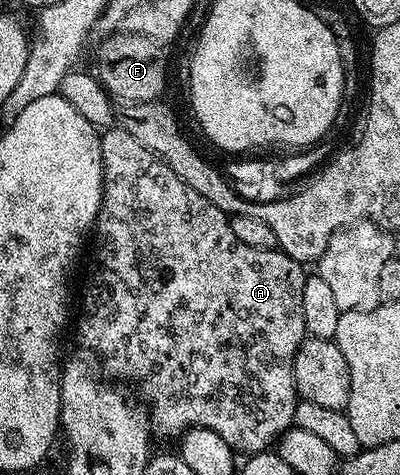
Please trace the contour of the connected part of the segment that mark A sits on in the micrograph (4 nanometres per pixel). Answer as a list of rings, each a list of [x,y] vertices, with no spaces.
[[[123,128],[105,129],[100,134],[100,147],[102,148],[102,164],[104,165],[104,198],[100,202],[100,211],[96,217],[96,225],[94,227],[96,251],[92,254],[92,267],[89,268],[88,279],[84,282],[84,295],[80,298],[80,323],[77,324],[76,330],[80,333],[81,340],[89,346],[85,347],[99,359],[105,371],[113,370],[120,378],[136,378],[137,384],[140,385],[140,394],[145,398],[143,401],[150,411],[151,429],[155,433],[157,430],[160,434],[177,434],[177,436],[180,436],[191,430],[194,426],[201,426],[202,428],[210,428],[210,432],[218,432],[218,436],[222,436],[222,440],[226,440],[226,444],[230,444],[233,451],[241,452],[240,450],[245,450],[243,453],[248,456],[267,451],[271,447],[268,445],[271,442],[273,445],[281,434],[285,434],[287,430],[293,429],[296,421],[298,395],[296,393],[296,385],[294,384],[294,356],[306,337],[306,320],[302,313],[302,288],[304,287],[306,277],[305,267],[301,263],[294,261],[289,254],[285,254],[279,248],[263,250],[262,248],[250,248],[250,244],[242,244],[242,240],[238,240],[238,236],[234,236],[229,215],[225,214],[224,211],[214,204],[210,204],[210,200],[206,200],[206,196],[198,196],[198,192],[194,192],[194,188],[190,188],[190,184],[182,181],[159,156],[147,150],[129,130]]]

